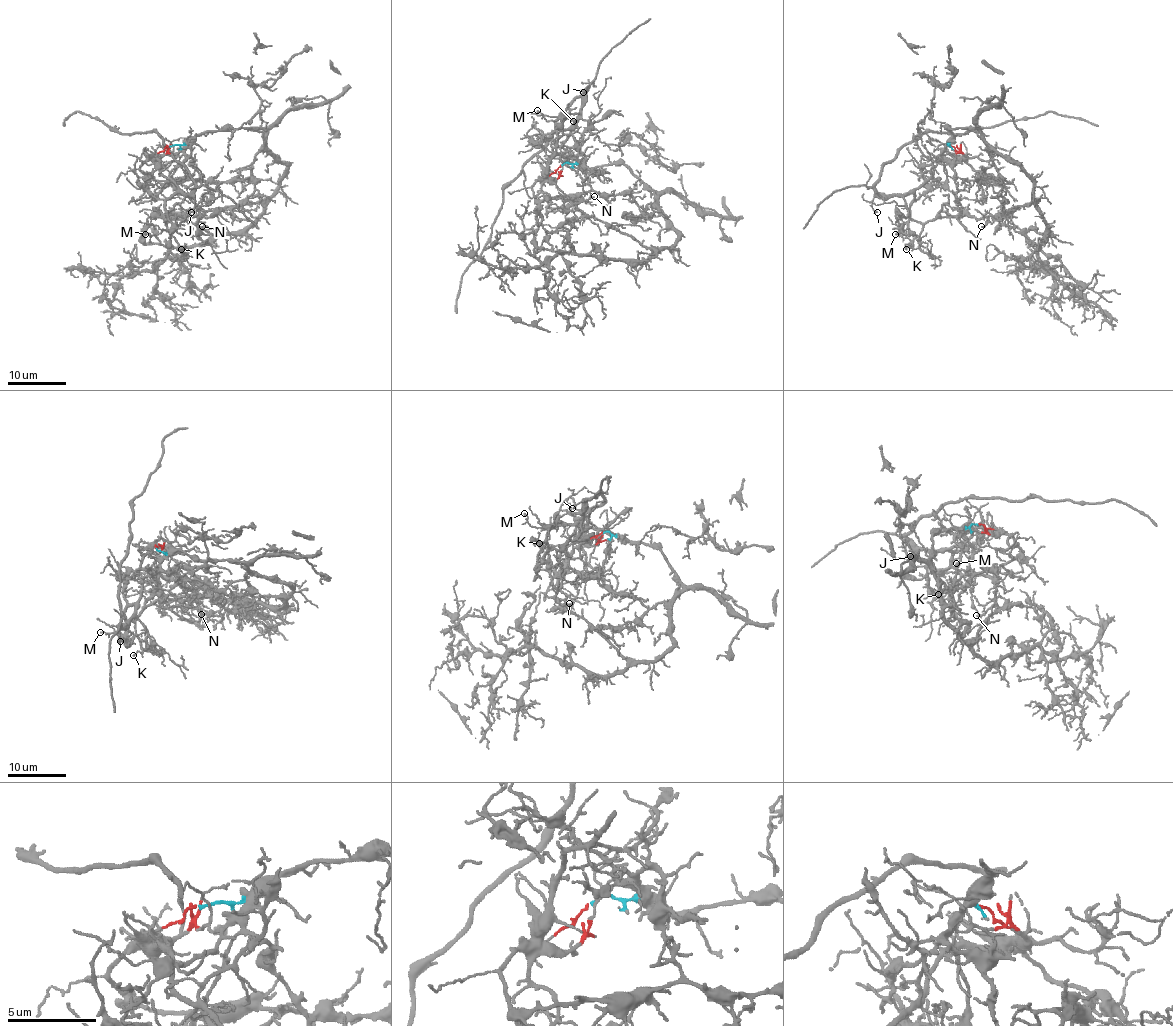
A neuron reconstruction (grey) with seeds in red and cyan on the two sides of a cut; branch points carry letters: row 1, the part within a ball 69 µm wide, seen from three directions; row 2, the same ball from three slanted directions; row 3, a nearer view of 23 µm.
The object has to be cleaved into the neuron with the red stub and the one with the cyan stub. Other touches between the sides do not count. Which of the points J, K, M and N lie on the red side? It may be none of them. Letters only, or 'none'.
J, K, M

